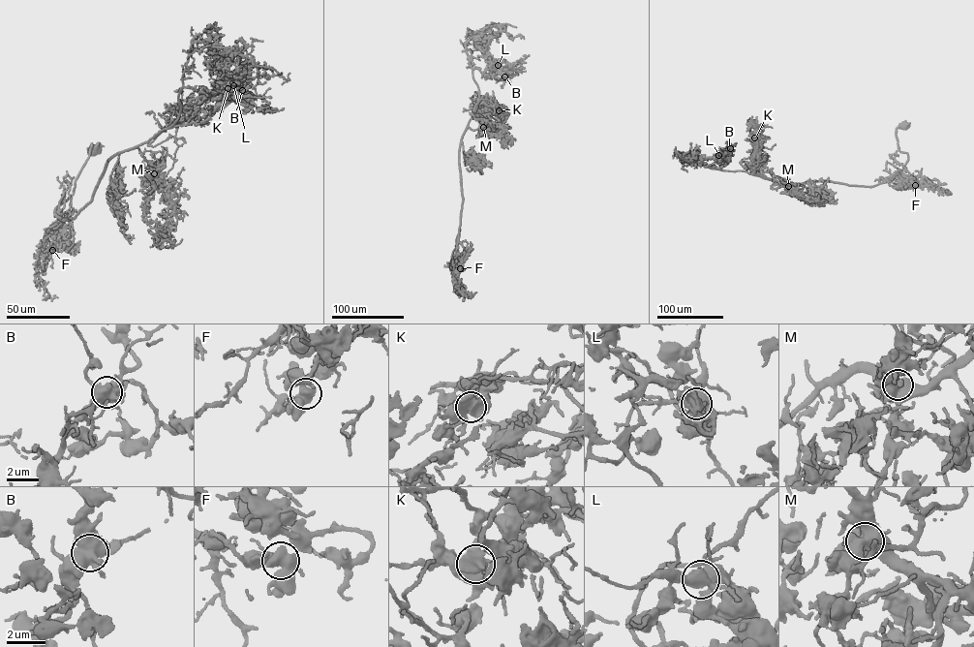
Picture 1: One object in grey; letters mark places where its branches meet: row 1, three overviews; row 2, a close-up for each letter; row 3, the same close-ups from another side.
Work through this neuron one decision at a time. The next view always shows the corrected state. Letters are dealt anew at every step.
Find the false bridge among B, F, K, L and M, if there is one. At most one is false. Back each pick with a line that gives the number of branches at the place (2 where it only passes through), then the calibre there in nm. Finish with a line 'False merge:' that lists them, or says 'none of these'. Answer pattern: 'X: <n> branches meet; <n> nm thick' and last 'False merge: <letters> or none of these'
False merge: none of these

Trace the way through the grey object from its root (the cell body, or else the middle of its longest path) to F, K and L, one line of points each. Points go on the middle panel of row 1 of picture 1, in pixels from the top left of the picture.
F: (459, 290), (451, 266), (458, 233), (454, 268), (459, 265), (460, 268)
K: (459, 290), (451, 264), (463, 200), (459, 161), (461, 139), (479, 101), (488, 100), (506, 107), (499, 110)
L: (459, 290), (451, 264), (463, 200), (460, 144), (479, 97), (472, 70), (490, 76), (490, 69), (498, 65)

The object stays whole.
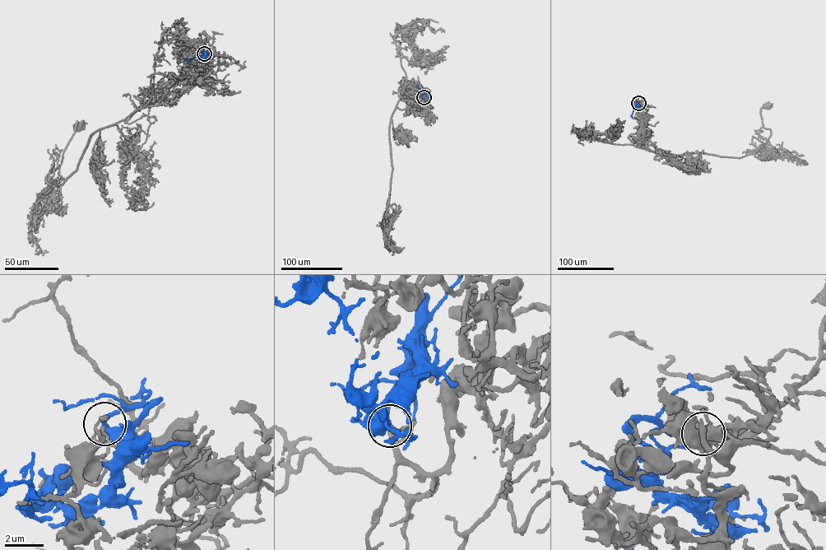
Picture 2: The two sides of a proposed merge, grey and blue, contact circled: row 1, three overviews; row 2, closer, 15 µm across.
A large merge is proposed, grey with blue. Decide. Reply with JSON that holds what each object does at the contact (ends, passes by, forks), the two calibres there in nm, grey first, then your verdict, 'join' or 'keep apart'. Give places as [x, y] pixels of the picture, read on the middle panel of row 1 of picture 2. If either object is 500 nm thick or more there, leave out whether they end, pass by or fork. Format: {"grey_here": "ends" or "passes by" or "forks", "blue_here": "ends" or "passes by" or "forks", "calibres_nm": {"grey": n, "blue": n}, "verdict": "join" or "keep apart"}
{"grey_here": "forks", "blue_here": "ends", "calibres_nm": {"grey": 240, "blue": 220}, "verdict": "join"}

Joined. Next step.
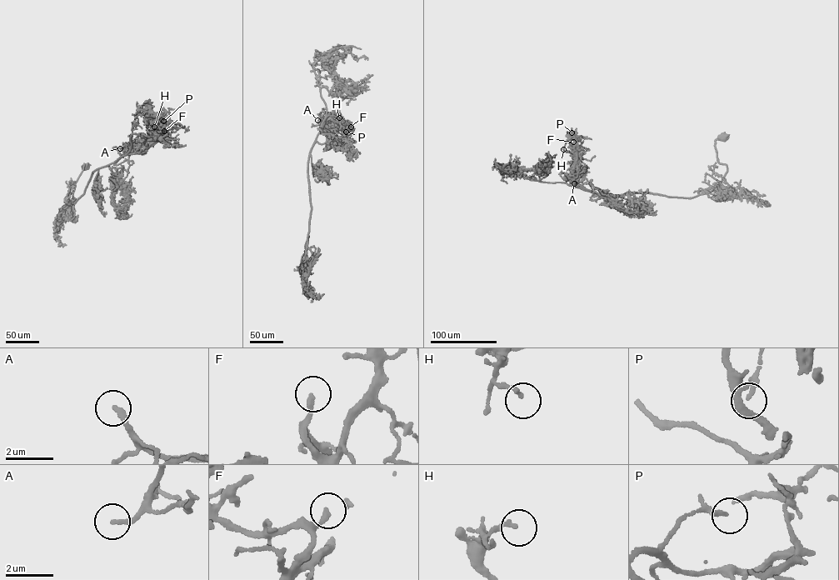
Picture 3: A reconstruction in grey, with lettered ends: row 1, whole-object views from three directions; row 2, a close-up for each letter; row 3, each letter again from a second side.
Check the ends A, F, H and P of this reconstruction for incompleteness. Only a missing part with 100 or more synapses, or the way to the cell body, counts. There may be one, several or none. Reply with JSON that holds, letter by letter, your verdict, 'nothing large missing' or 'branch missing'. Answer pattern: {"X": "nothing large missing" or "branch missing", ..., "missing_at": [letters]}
{"A": "branch missing", "F": "branch missing", "H": "nothing large missing", "P": "nothing large missing", "missing_at": ["A", "F"]}

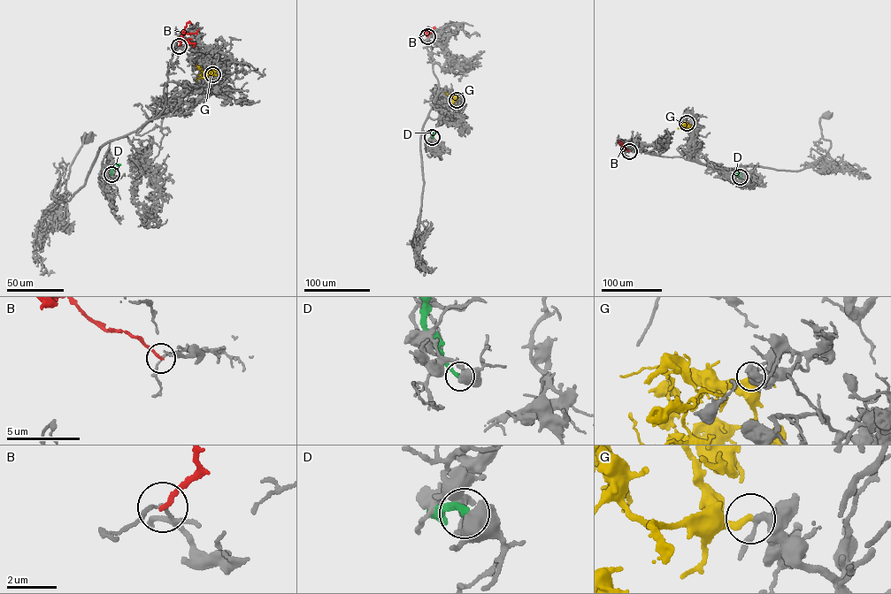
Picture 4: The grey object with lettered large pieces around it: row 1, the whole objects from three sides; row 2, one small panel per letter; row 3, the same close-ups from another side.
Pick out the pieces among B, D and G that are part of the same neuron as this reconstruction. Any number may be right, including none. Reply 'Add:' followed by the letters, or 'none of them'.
Add: G

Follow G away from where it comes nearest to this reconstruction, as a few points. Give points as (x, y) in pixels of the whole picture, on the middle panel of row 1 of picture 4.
G: (457, 100), (445, 92)

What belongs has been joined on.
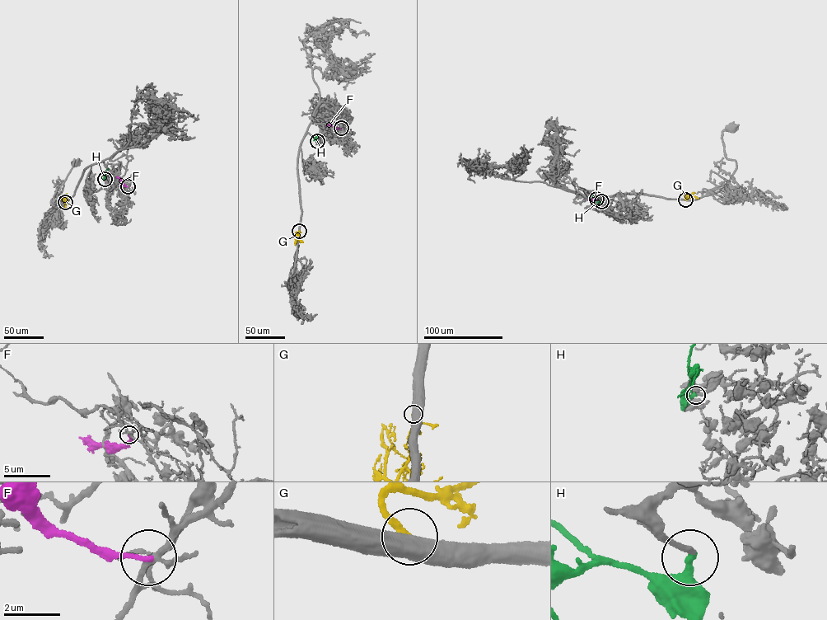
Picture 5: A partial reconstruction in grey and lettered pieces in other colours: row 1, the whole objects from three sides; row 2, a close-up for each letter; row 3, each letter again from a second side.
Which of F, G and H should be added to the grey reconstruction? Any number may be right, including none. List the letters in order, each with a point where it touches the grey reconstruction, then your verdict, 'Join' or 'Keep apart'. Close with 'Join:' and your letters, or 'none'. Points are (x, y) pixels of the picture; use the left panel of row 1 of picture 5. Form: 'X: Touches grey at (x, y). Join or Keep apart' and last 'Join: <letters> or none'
F: Touches grey at (128, 186). Keep apart
G: Touches grey at (65, 202). Keep apart
H: Touches grey at (105, 179). Join
Join: H

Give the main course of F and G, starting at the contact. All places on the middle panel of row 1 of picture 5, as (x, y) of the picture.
F: (341, 128), (326, 125)
G: (299, 231), (295, 245)

